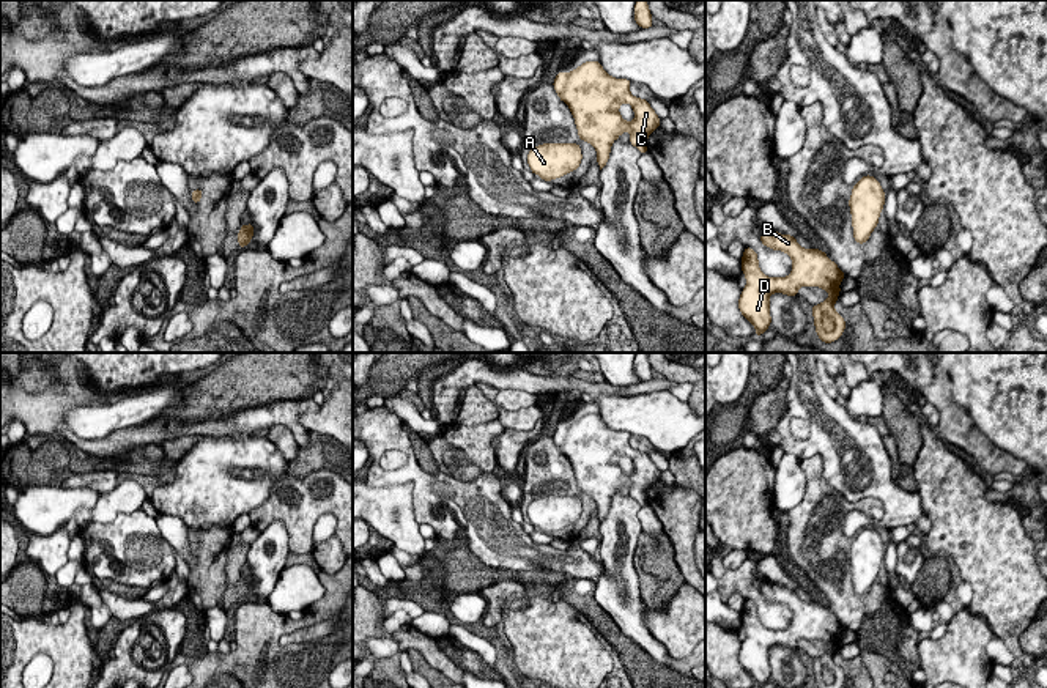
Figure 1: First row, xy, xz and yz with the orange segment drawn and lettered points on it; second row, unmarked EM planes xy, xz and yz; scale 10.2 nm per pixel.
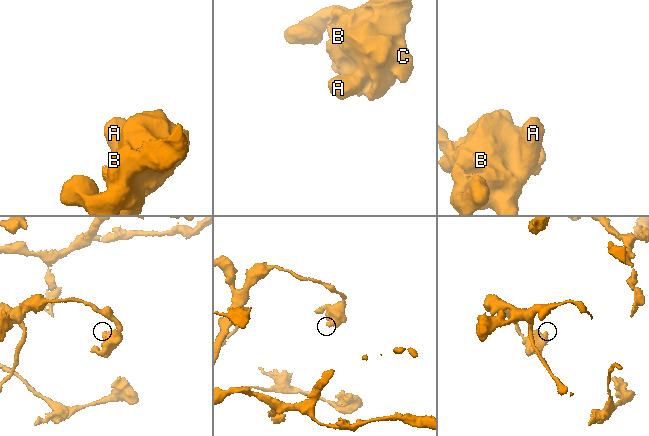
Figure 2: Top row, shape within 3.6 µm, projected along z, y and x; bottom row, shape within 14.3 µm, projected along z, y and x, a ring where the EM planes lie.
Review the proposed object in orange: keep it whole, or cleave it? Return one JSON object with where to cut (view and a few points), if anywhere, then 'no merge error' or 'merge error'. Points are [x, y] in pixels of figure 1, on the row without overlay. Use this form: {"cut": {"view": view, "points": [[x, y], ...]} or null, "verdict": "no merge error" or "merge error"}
{"cut": null, "verdict": "no merge error"}

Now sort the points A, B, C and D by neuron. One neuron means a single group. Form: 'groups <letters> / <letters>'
groups A B C D

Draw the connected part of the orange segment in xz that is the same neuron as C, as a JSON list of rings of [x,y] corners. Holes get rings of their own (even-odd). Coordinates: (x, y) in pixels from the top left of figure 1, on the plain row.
[[[586,414],[570,425],[557,425],[553,439],[560,453],[564,453],[575,471],[578,488],[581,493],[590,496],[597,504],[597,515],[600,523],[606,518],[612,494],[620,486],[630,485],[630,496],[636,499],[641,507],[647,505],[647,490],[660,480],[660,469],[650,460],[649,453],[636,450],[630,446],[631,435],[628,431],[616,431],[609,428],[600,414]],[[622,455],[633,460],[634,472],[625,474],[619,466]]]

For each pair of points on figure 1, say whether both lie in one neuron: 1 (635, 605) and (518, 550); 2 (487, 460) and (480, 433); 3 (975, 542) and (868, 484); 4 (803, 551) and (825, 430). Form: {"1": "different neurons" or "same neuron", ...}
{"1": "different neurons", "2": "same neuron", "3": "different neurons", "4": "different neurons"}

